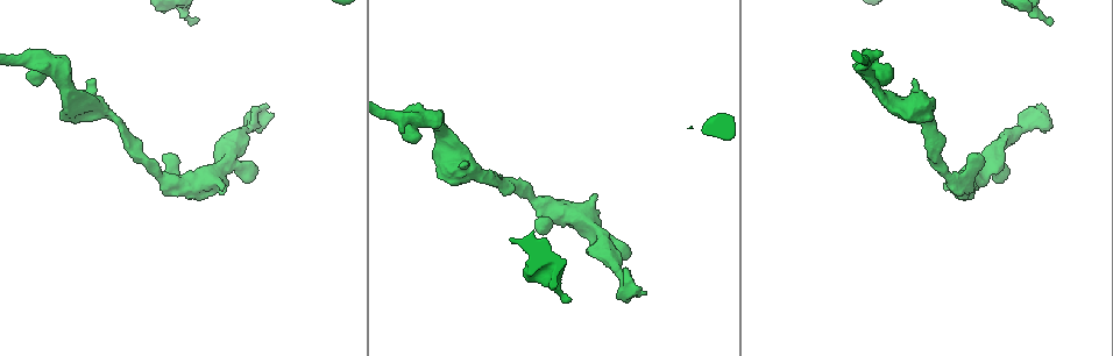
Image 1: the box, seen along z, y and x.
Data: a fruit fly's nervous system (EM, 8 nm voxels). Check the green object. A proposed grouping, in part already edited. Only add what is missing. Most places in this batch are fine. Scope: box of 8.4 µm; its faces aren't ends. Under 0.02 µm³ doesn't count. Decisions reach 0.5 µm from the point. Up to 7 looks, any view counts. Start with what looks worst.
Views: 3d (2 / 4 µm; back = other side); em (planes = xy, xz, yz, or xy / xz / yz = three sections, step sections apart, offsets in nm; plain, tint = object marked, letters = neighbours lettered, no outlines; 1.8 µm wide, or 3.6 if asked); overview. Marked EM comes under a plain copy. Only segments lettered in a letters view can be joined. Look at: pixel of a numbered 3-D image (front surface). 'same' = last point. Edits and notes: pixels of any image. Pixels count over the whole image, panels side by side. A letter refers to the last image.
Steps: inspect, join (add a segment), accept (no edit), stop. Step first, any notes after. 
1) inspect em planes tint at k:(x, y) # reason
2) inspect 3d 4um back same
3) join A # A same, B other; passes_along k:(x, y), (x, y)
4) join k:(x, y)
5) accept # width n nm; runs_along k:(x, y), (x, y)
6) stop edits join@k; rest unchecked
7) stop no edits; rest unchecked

inspect em planes letters at 1:(194, 18) # free end

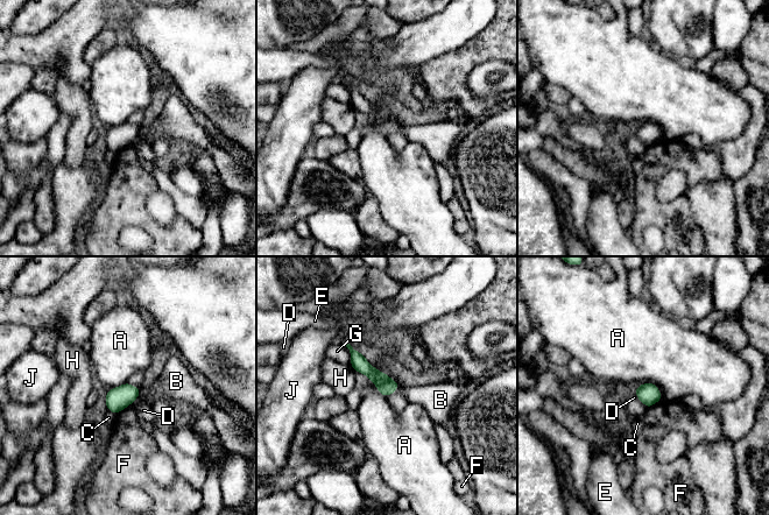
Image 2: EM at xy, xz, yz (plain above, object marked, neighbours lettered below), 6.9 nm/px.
accept # A other, B other, C other, D other, E other, F other, G other, H other, J other; border 2:(636, 385), (653, 382), (657, 387); no lettered segment goes on from it

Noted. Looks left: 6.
inspect em planes letters at 1:(1036, 107) # free end

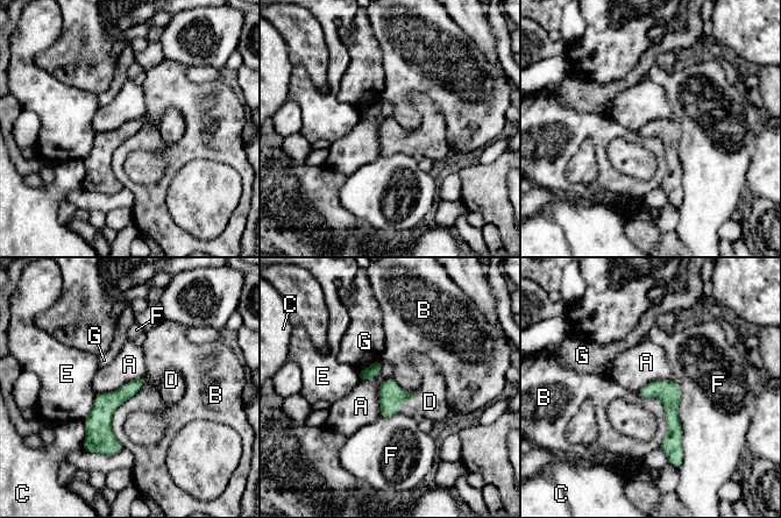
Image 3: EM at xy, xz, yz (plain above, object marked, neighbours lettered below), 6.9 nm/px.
join D # A other, B other, C other, D same, E other, F other, G other; passes_along 3:(391, 396), (405, 402), (430, 402); the neuron continues

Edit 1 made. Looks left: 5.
inspect 3d 2um at 1:(888, 94) # stops while still wide

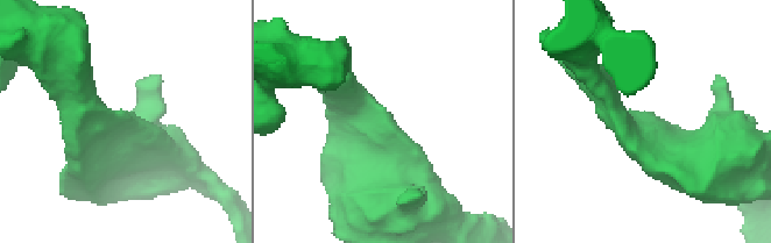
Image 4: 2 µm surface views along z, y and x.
inspect em planes letters at 4:(381, 112) # need the tissue

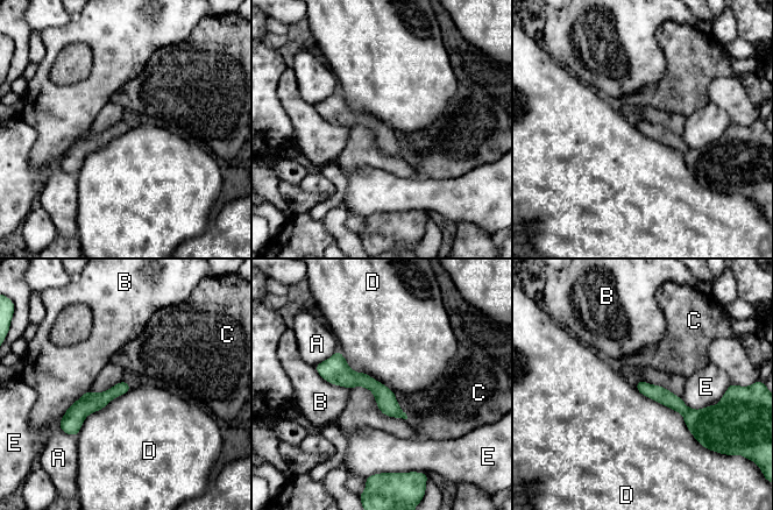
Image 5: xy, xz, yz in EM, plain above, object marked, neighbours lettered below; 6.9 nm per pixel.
accept # A other, B other, C other, D other, E other; border 5:(633, 384), (678, 411), (701, 445); none of them fits

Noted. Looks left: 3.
stop edits join@3; rest unchecked

